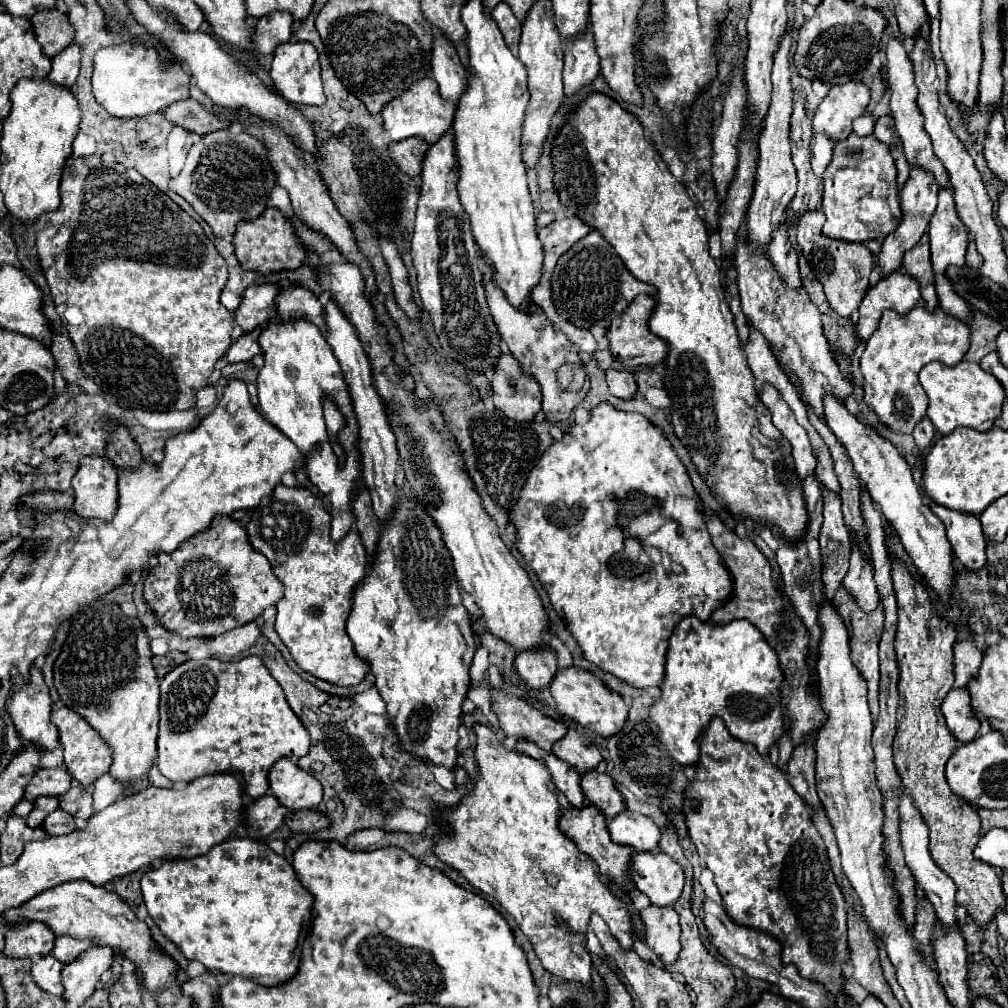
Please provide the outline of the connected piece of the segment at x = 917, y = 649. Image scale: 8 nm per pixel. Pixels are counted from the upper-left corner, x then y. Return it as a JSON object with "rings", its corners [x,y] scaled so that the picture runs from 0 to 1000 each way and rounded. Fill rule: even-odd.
{"rings":[[[886,554],[886,585],[892,601],[888,649],[892,661],[892,704],[890,728],[886,736],[886,752],[896,780],[912,802],[922,819],[922,845],[928,857],[949,877],[949,895],[959,901],[971,919],[977,919],[991,903],[995,903],[993,873],[985,859],[967,853],[965,841],[971,835],[971,808],[949,788],[943,788],[938,772],[938,756],[949,742],[947,730],[939,724],[934,696],[945,681],[945,639],[949,625],[928,603],[922,585],[910,577],[900,562]]]}

